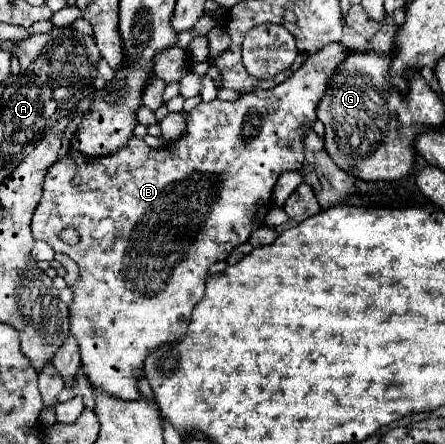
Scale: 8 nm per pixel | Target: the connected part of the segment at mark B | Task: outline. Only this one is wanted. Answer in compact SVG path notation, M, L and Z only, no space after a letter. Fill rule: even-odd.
M330 43L326 47L322 47L318 53L314 53L310 59L306 59L306 63L286 81L282 81L278 87L274 87L272 91L254 91L254 93L244 93L240 95L236 101L208 101L208 103L200 103L198 107L194 107L190 111L188 117L188 131L184 137L180 137L178 141L170 143L170 147L164 149L152 149L152 159L150 159L150 147L144 143L144 139L140 137L130 137L130 141L126 143L126 147L122 147L116 153L110 155L102 155L102 157L86 157L84 153L68 147L68 151L48 169L48 175L44 179L44 193L42 199L34 211L32 217L32 235L34 239L46 241L56 253L66 253L70 259L74 259L80 267L80 281L72 287L74 291L74 303L70 305L70 331L74 335L78 335L78 343L80 343L80 359L84 363L84 371L88 375L88 381L94 387L102 387L104 391L108 391L110 395L118 395L122 399L136 399L138 397L138 385L136 385L136 377L142 375L142 363L146 359L146 355L154 349L160 347L162 343L168 341L176 341L182 335L186 335L188 323L190 323L190 313L194 309L194 305L204 297L204 283L208 277L208 269L210 265L214 265L216 261L222 261L230 255L230 251L234 247L238 247L240 243L246 243L250 233L258 227L262 227L264 217L272 205L272 189L278 181L278 175L286 169L300 169L304 163L304 135L312 129L312 123L318 119L316 117L316 107L320 103L320 99L326 95L326 87L328 87L328 77L334 75L338 71L338 65L344 63L348 47L344 43ZM172 213L178 215L178 225L174 227L172 221L164 221L166 217L172 217ZM64 229L76 229L80 235L80 241L76 245L66 245L60 239L60 233Z

